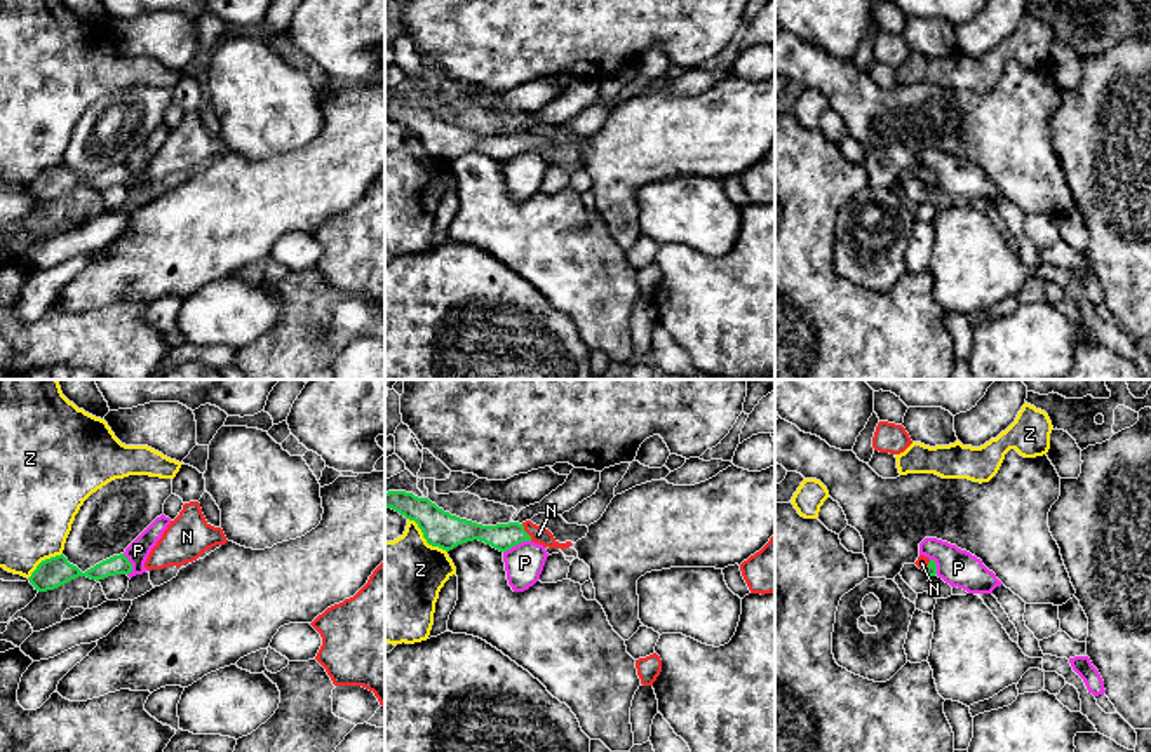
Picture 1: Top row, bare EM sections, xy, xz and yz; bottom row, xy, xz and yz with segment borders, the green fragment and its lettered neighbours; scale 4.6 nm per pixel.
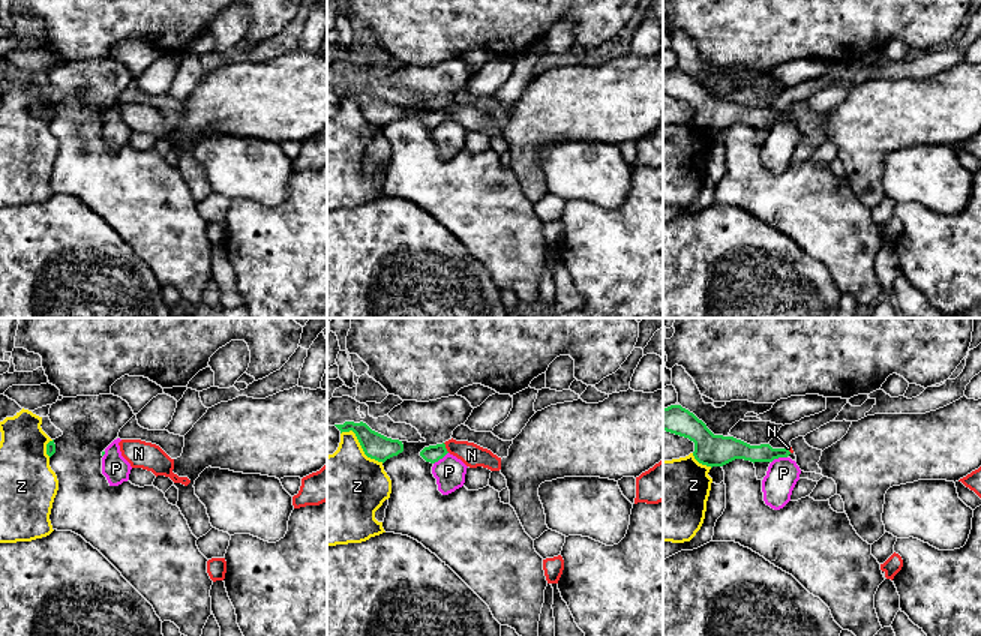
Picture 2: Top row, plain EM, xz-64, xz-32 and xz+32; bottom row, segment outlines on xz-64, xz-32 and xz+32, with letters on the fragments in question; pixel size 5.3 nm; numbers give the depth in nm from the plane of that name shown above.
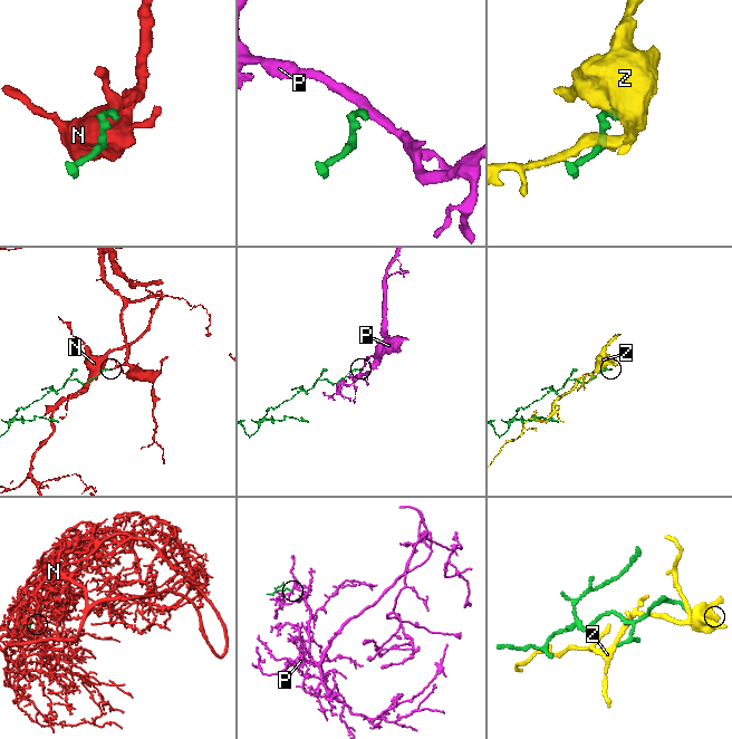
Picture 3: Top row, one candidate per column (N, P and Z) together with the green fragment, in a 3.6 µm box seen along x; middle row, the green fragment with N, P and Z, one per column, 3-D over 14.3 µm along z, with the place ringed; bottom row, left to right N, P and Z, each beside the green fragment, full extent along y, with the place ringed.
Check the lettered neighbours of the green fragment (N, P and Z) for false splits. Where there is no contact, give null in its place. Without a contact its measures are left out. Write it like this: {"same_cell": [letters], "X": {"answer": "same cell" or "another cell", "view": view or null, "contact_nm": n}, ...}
{"same_cell": ["N"], "N": {"answer": "same cell", "view": "xz", "contact_nm": 90}, "P": {"answer": "another cell", "view": "xz", "contact_nm": 140}, "Z": {"answer": "another cell", "view": "xz", "contact_nm": 240}}

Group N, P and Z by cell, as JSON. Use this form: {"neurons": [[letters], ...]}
{"neurons": [["N"], ["P"], ["Z"]]}

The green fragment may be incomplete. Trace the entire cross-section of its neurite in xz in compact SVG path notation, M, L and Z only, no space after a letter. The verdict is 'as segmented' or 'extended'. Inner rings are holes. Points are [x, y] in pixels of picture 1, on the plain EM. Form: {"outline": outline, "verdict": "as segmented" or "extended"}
{"outline": "M406 101L385 103L385 117L399 122L409 131L414 131L428 155L446 162L467 151L484 151L500 162L507 162L522 151L535 151L549 158L569 158L573 153L559 153L549 139L543 139L531 131L522 134L508 132L496 136L482 136L467 129L460 129L444 122L428 108L418 108Z", "verdict": "extended"}

